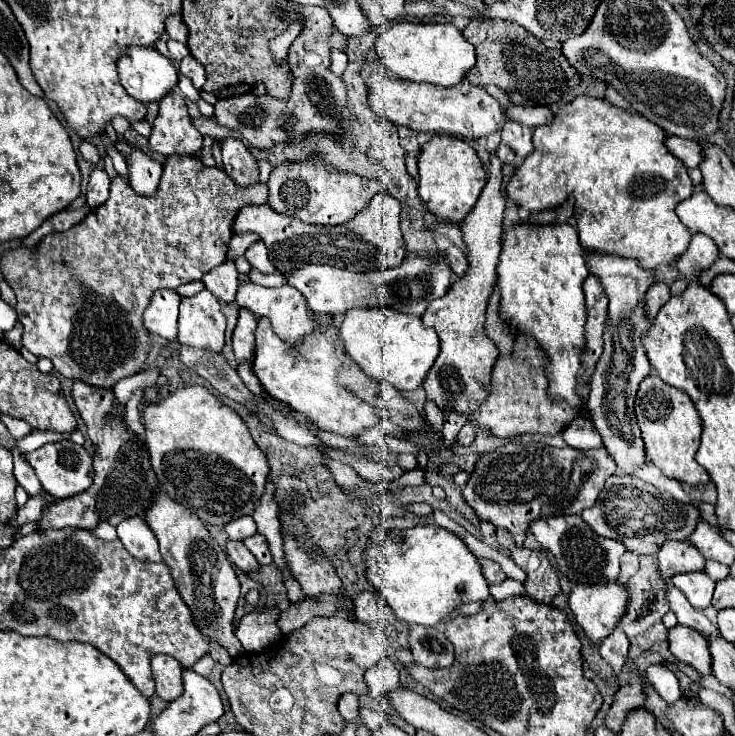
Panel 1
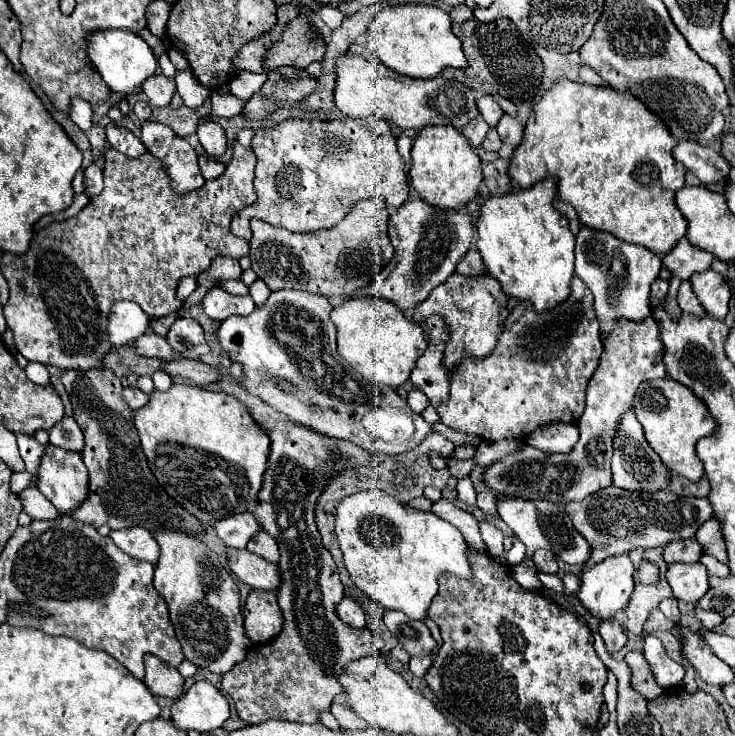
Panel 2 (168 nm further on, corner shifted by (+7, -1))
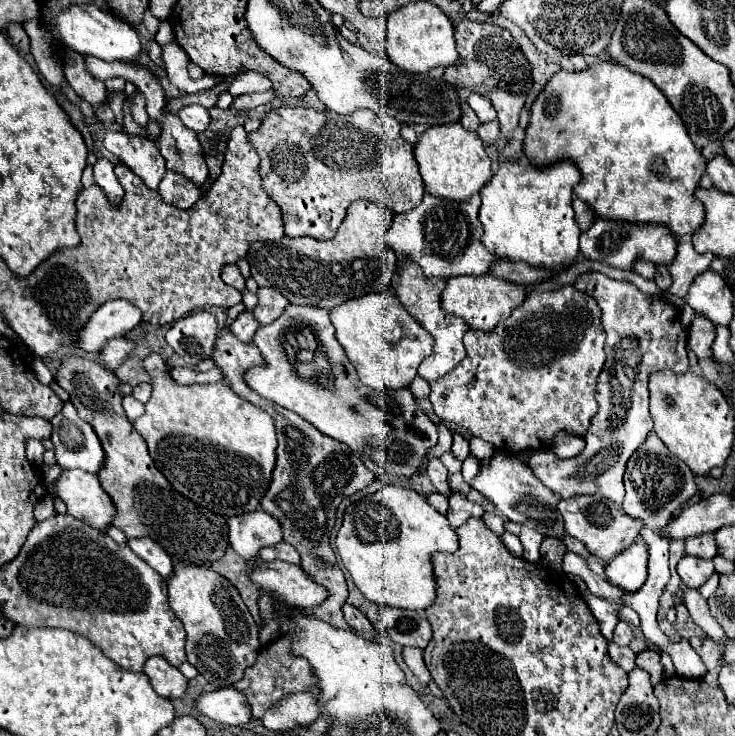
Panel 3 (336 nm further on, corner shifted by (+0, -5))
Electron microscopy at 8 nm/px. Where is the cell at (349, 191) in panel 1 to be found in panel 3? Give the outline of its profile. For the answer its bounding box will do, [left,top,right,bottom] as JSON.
[249,108,425,240]

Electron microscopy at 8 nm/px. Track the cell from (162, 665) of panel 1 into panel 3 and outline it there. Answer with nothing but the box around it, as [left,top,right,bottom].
[143,658,187,698]

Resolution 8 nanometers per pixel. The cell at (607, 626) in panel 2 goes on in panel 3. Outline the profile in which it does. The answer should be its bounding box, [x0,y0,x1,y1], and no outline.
[613,622,633,646]

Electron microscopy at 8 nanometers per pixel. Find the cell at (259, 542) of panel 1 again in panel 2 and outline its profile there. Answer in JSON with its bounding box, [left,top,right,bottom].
[246,532,280,562]

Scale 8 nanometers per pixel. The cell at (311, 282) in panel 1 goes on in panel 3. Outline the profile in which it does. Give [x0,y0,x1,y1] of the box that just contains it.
[387,192,493,278]

